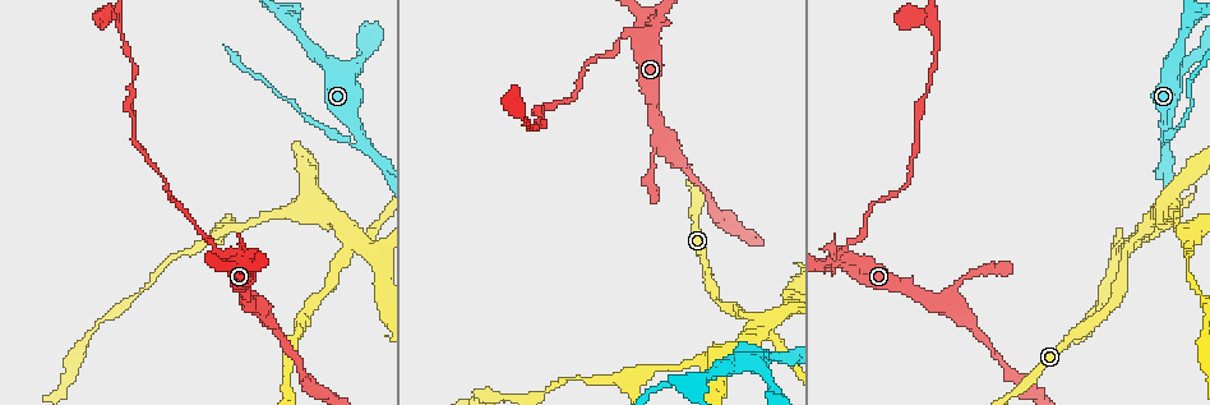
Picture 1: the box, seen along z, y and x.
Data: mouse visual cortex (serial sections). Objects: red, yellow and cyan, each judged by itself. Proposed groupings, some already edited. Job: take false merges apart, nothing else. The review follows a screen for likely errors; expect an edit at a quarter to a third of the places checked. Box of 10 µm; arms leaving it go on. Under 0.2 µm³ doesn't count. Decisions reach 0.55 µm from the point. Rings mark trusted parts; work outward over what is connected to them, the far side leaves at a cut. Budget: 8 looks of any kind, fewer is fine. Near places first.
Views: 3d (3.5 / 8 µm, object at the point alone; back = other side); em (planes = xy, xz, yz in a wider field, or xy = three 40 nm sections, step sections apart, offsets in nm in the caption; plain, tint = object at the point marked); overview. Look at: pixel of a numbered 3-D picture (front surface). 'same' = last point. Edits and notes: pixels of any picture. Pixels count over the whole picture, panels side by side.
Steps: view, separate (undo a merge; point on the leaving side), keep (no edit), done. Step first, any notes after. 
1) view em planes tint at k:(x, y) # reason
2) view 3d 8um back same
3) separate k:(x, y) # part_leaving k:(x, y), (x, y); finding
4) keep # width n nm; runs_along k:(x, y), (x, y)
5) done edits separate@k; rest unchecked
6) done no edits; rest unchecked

view 3d 3.5um at 1:(639, 33) # abrupt turn

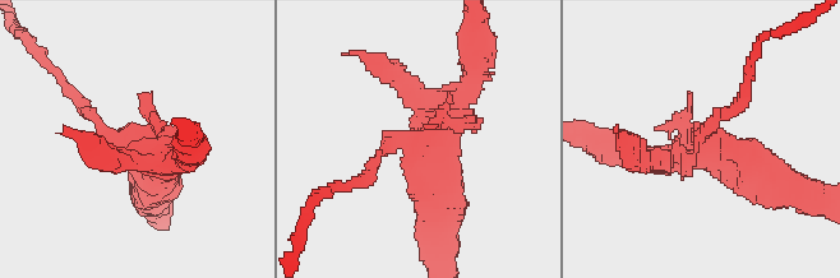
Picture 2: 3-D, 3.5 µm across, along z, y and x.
view em xy step 1 tint at 2:(703, 133) # shape alone is not enough

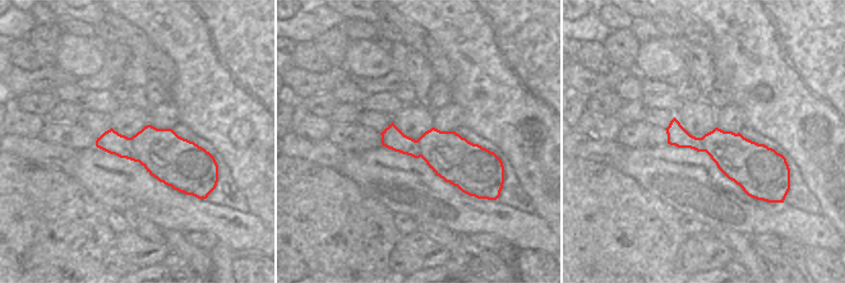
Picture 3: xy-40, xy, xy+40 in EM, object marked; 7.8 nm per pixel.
separate 2:(729, 114) # part_leaving 2:(702, 135), (747, 92), (751, 58); a second cell is stuck on

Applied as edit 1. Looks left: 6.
view overview

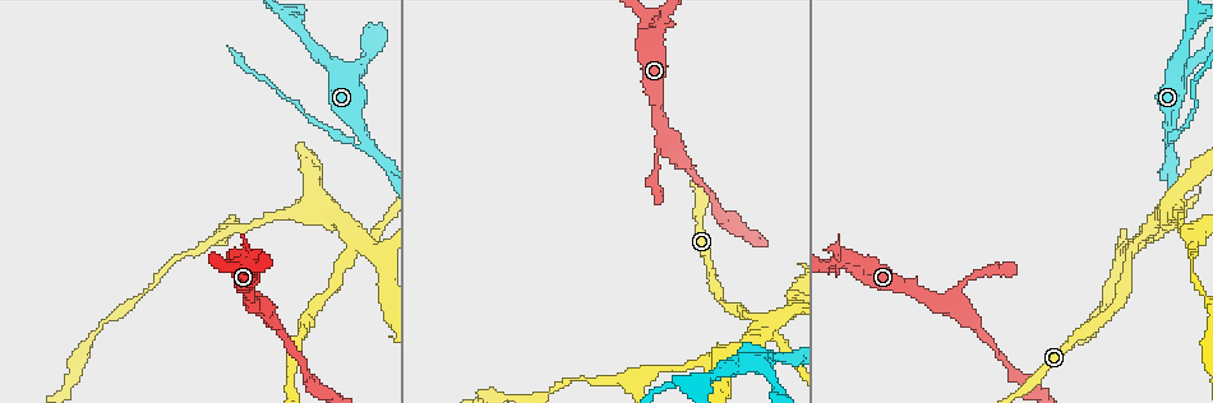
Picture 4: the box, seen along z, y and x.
view em xy step 1 tint at 4:(1135, 248) # abrupt turn

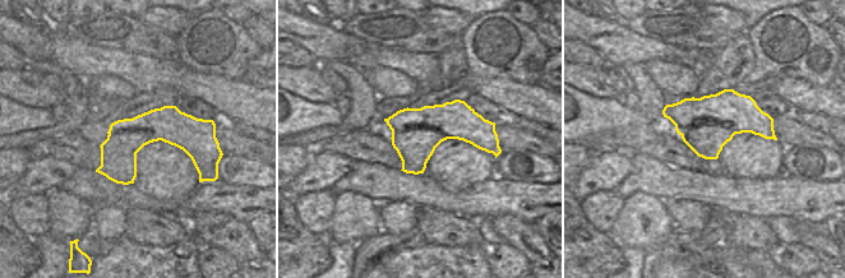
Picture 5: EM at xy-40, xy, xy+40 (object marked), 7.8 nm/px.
view 3d 3.5um back same

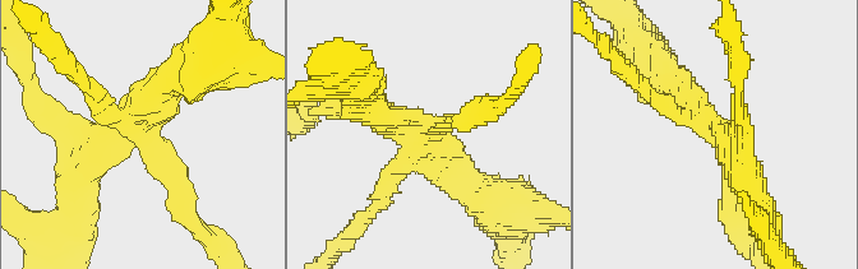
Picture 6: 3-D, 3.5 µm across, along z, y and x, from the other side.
separate 6:(77, 134) # arm_widths 200, 200, 350, 400 nm; a second cell is stuck on

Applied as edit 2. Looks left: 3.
view 3d 3.5um at 4:(1167, 139) # abrupt turn

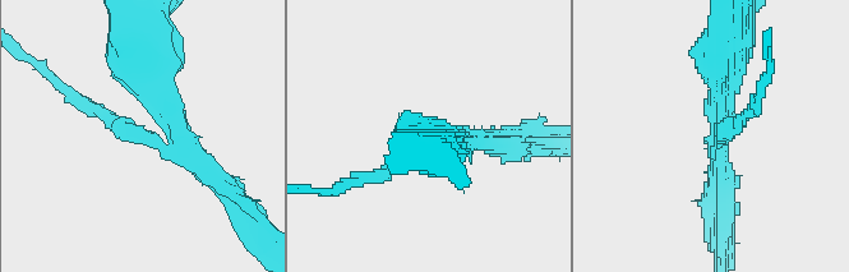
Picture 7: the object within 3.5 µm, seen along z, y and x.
separate 7:(119, 130) # part_leaving 7:(160, 138), (116, 127), (61, 87); two cells meet here

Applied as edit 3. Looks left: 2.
done edits separate@2, separate@6, separate@7; rest unchecked

